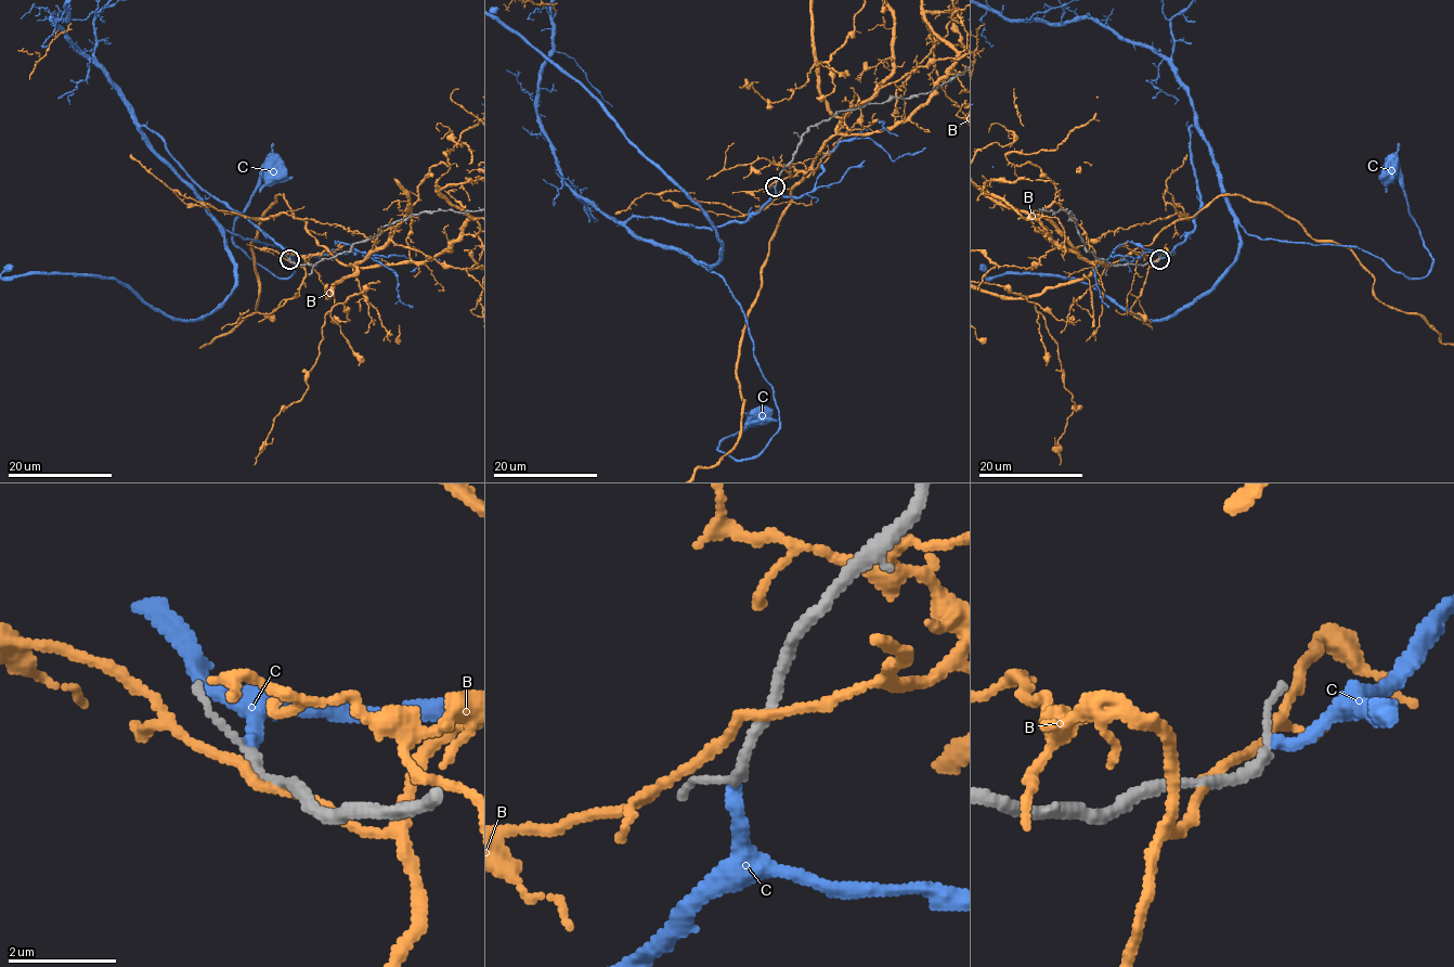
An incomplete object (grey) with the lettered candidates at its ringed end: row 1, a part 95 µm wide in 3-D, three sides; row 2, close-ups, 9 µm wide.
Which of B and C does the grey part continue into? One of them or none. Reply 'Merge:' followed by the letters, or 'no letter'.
Merge: C

